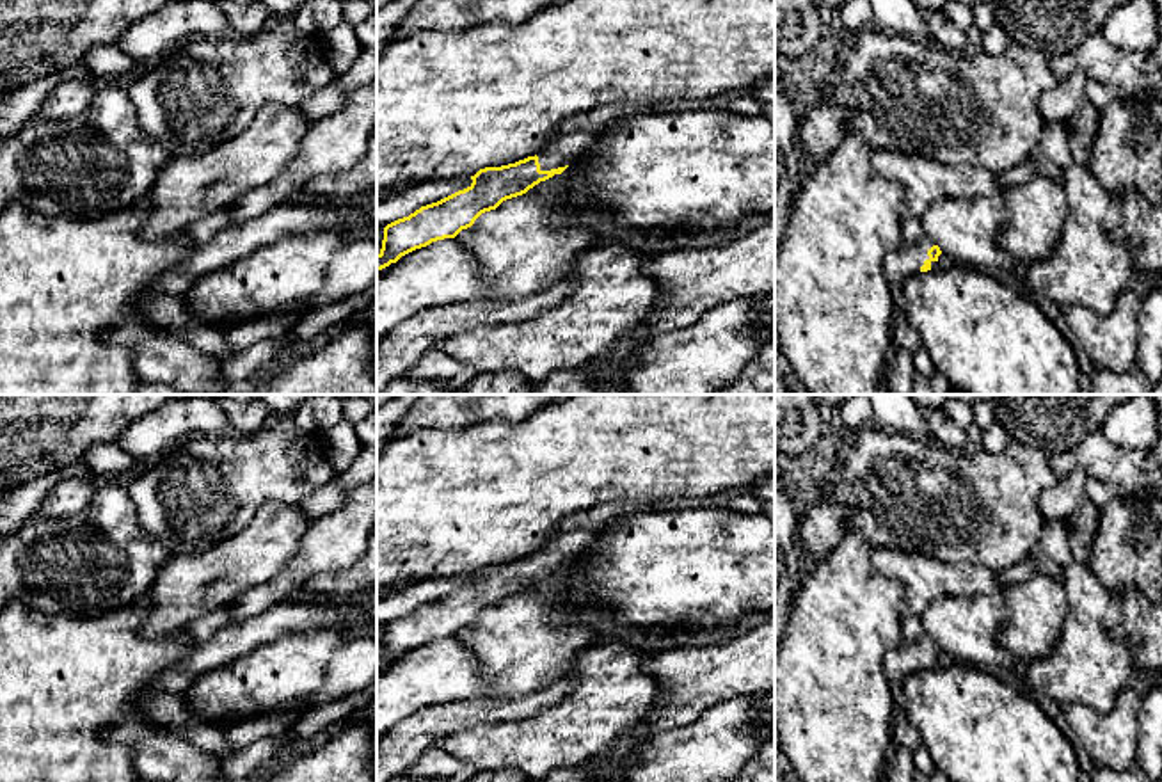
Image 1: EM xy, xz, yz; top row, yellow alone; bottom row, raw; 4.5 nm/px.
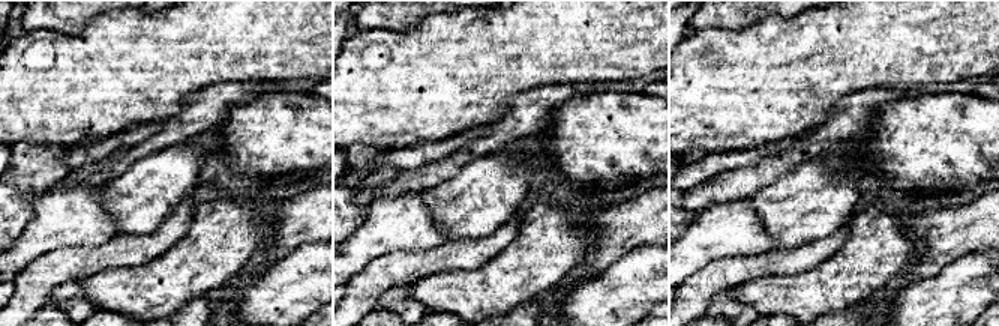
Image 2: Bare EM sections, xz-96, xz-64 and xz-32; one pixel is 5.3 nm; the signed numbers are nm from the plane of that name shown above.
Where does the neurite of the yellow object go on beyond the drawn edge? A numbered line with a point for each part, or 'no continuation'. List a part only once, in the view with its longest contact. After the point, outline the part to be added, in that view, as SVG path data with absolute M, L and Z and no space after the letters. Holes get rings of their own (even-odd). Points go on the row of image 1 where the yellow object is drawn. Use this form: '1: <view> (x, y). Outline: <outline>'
1: yz (899, 265). Outline: M924 236L885 258L885 275L894 293L897 293L911 275L920 274L920 267L929 259L927 251L933 245L935 242Z

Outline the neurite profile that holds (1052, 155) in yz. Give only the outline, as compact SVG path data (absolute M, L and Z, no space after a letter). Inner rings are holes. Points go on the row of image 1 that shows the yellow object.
M1047 123L1041 139L1029 156L1034 160L1039 176L1063 183L1064 172L1073 164L1066 126L1059 123Z

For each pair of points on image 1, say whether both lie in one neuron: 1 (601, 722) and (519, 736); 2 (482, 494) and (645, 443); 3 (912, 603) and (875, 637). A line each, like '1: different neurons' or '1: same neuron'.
1: same neuron
2: same neuron
3: different neurons

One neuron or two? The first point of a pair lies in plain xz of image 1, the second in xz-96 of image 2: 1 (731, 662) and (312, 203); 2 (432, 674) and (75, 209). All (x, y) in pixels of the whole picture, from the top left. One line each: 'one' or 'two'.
1: one
2: one

